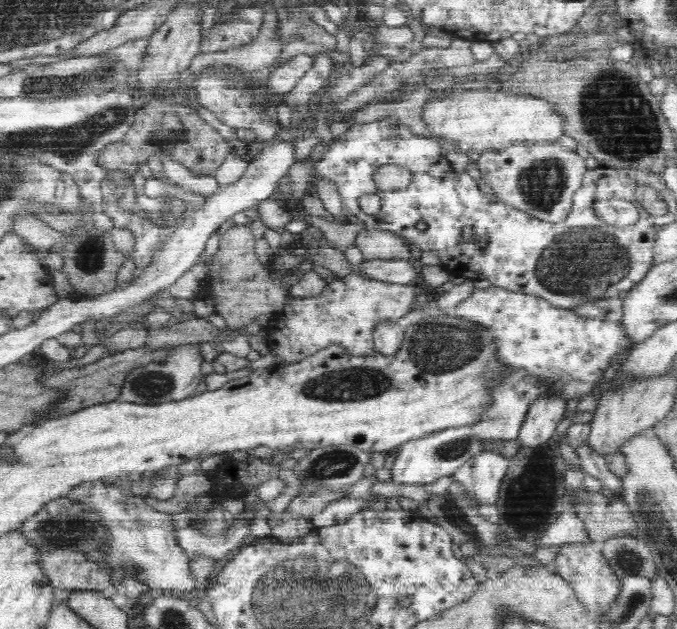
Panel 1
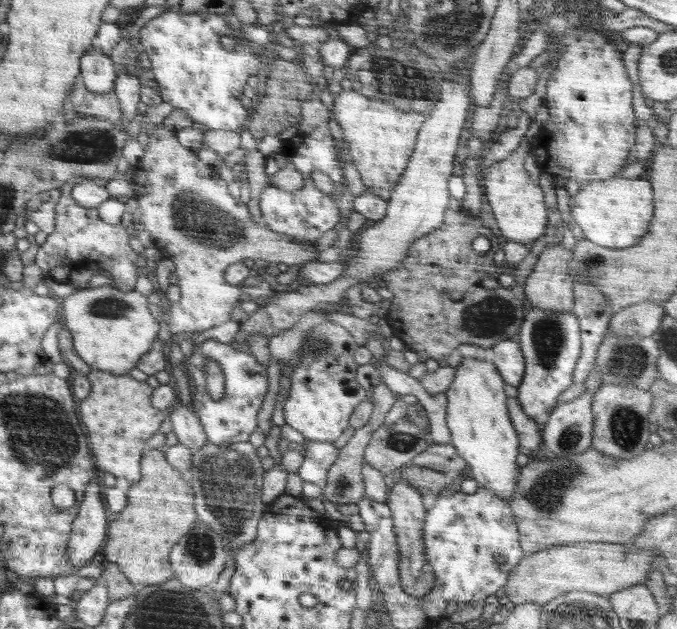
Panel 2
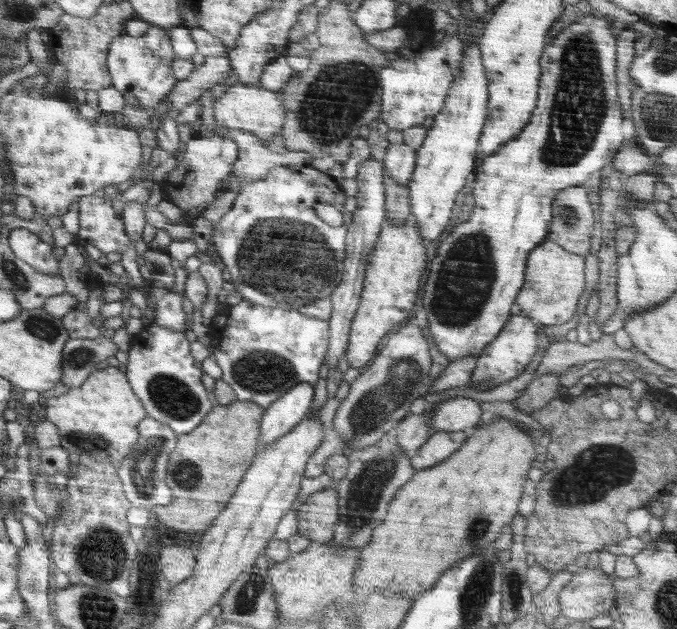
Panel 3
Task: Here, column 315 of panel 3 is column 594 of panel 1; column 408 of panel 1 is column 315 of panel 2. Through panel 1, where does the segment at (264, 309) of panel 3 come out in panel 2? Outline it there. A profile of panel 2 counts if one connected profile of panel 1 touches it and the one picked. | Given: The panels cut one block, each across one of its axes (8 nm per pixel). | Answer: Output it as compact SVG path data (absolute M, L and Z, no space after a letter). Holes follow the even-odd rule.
M305 440L304 444L306 448L298 476L303 482L312 482L322 489L327 484L327 473L339 458L339 449L332 443Z

